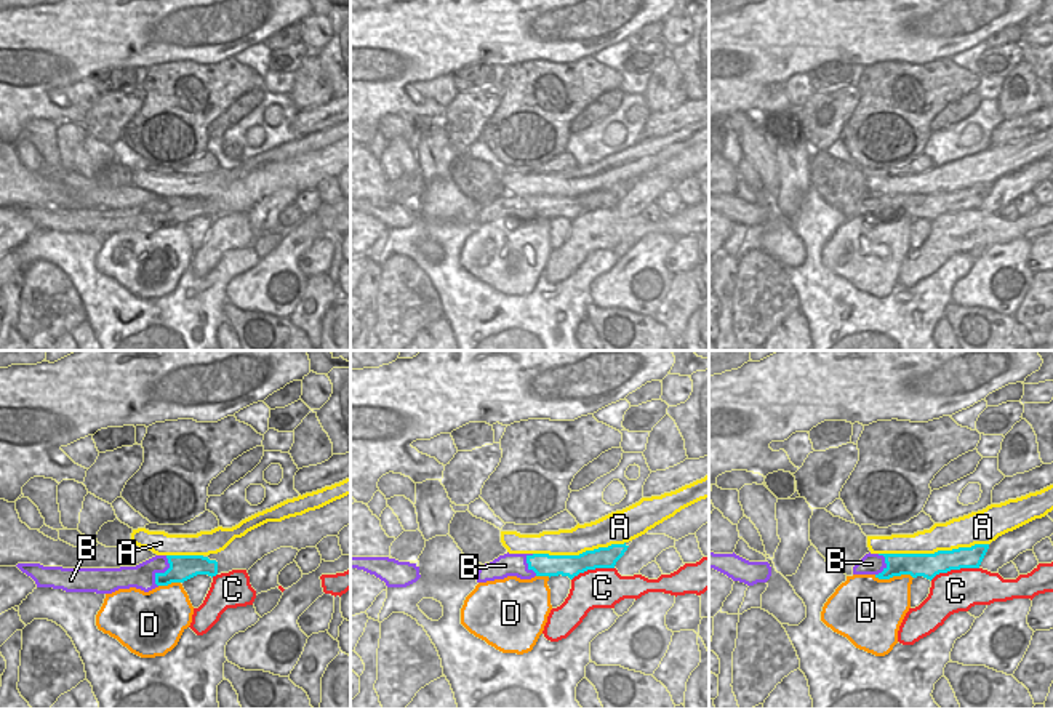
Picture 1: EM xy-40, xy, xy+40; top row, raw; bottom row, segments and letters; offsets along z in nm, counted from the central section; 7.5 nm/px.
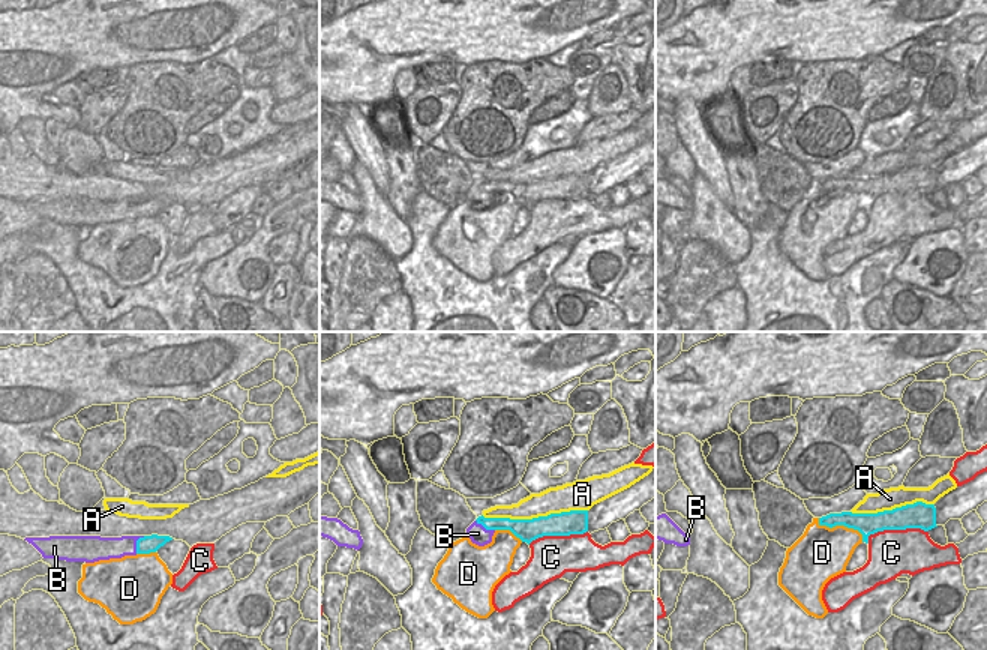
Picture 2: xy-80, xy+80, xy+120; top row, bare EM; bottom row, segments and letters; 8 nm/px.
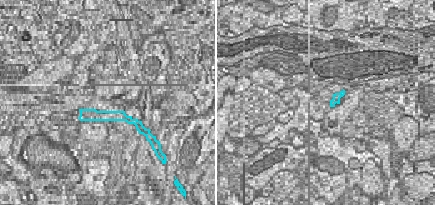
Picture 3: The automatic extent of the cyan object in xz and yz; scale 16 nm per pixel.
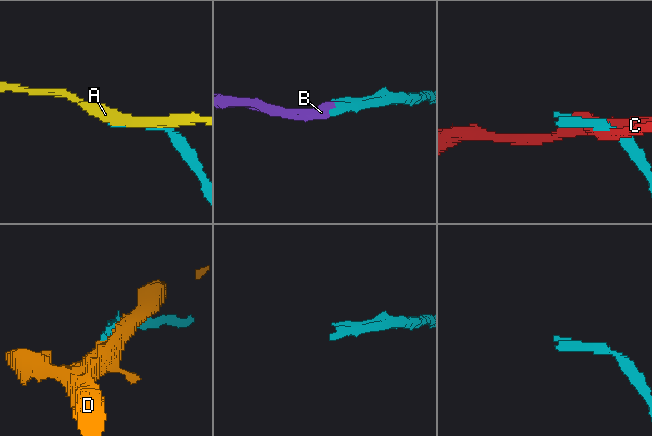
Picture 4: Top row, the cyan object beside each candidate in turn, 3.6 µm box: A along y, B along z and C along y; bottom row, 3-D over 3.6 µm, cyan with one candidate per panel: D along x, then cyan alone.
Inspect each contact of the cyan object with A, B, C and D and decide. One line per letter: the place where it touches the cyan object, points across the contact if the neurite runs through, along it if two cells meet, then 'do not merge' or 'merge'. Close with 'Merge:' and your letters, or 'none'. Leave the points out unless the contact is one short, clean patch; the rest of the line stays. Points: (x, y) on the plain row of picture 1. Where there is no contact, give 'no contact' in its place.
A: contact xy+40 (935, 194); do not merge
B: contact xy-40 (162, 215); way xy-40 (181, 210), (162, 215), (141, 218); merge
C: contact xy+40 (954, 210); do not merge
D: contact xy+40 (893, 216); do not merge
Merge: B

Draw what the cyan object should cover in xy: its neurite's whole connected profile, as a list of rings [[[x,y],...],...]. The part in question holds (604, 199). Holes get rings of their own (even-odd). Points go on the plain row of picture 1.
[[[611,186],[586,192],[579,197],[549,197],[549,195],[504,195],[477,213],[477,224],[517,218],[531,221],[535,218],[568,218],[573,221],[579,214],[595,210],[615,210],[616,203],[627,192],[627,186]]]

